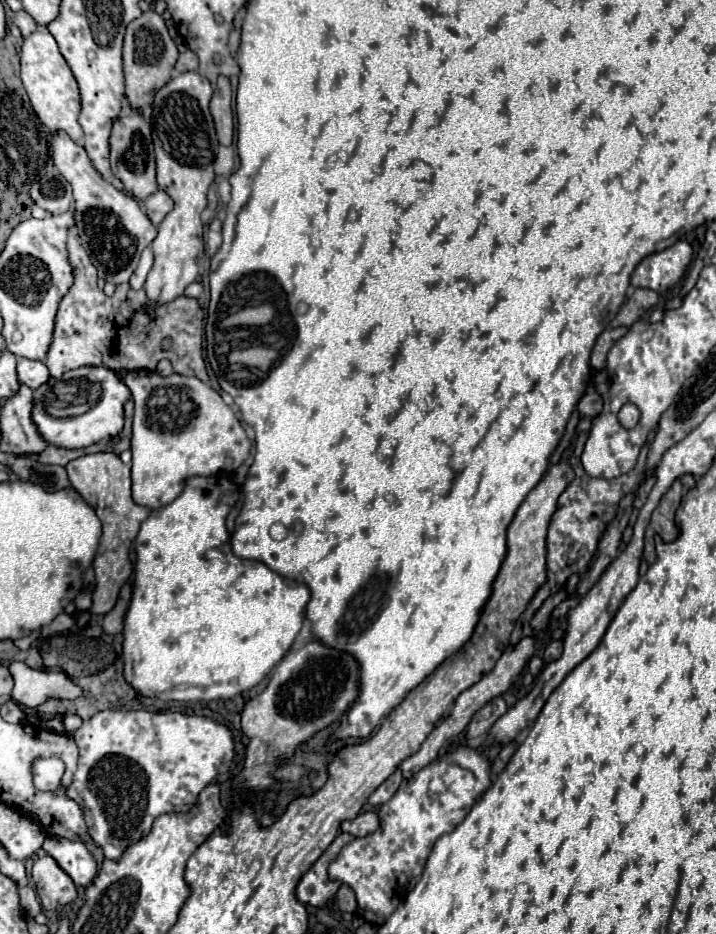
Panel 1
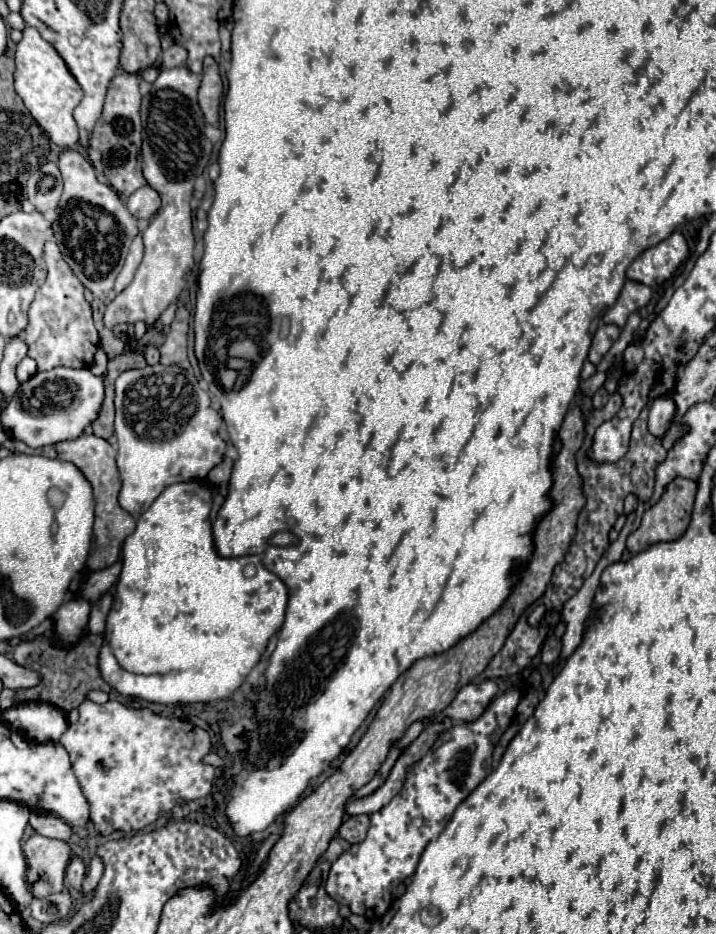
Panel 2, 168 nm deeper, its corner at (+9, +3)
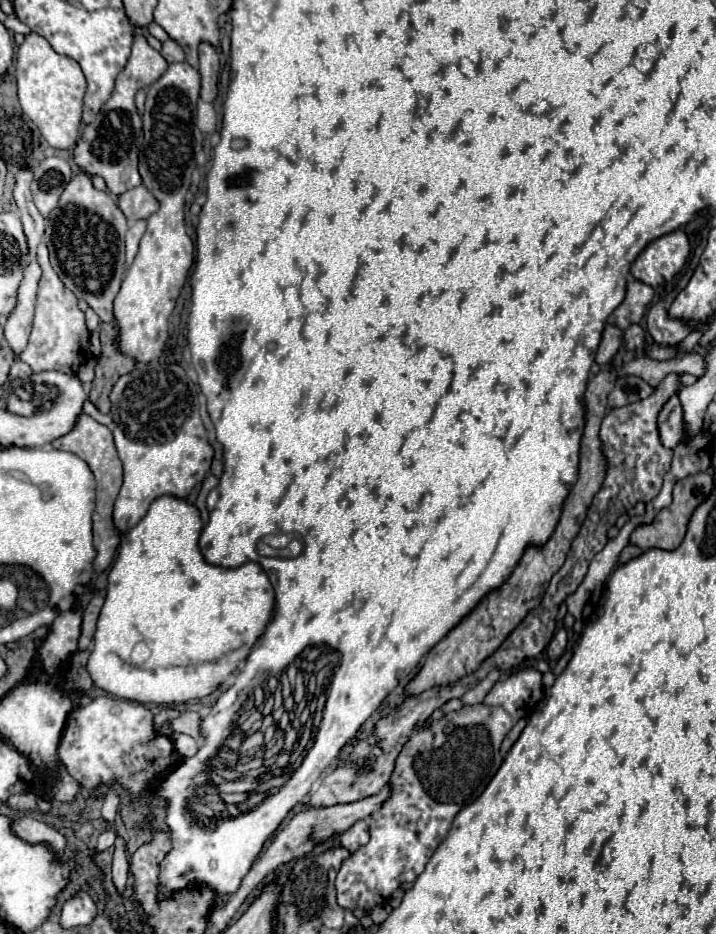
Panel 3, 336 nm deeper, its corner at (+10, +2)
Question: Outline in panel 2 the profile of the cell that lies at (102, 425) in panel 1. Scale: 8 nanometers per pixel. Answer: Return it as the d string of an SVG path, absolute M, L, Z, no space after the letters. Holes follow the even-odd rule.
M53 368L49 372L37 372L21 384L17 396L5 406L1 424L15 440L21 440L31 448L75 440L83 434L87 424L99 418L103 396L103 378L91 374L87 368Z

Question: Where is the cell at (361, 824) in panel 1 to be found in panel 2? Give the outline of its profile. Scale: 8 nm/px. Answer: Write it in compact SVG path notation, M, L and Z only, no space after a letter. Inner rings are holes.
M365 814L349 816L349 818L345 818L345 822L339 828L339 836L345 838L349 844L355 844L355 842L365 840L367 830L369 830L369 816L365 816Z

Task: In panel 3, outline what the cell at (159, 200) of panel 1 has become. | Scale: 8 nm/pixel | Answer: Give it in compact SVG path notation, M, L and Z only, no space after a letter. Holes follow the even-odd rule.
M138 185L136 189L128 189L118 197L118 207L126 215L126 219L132 223L138 219L148 219L152 213L156 213L158 201L144 185Z

